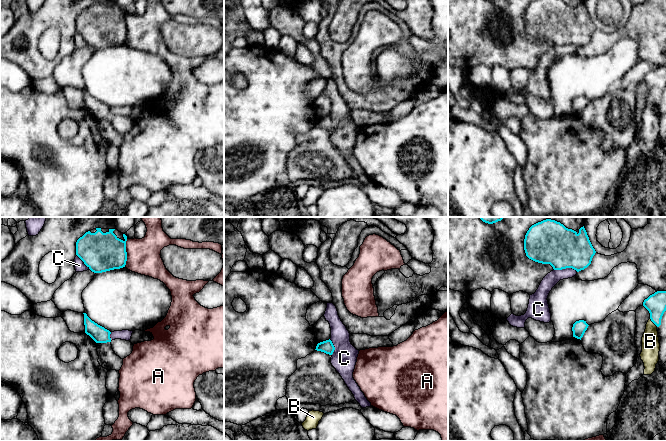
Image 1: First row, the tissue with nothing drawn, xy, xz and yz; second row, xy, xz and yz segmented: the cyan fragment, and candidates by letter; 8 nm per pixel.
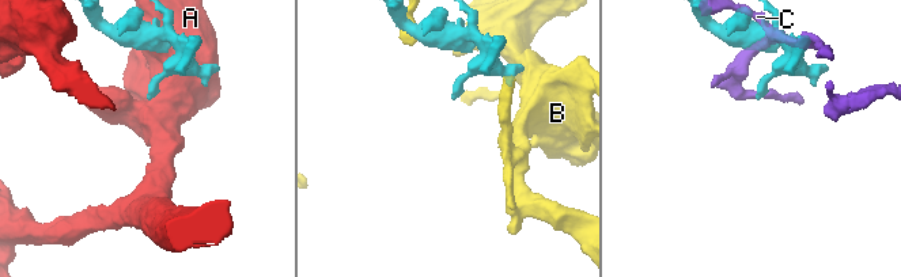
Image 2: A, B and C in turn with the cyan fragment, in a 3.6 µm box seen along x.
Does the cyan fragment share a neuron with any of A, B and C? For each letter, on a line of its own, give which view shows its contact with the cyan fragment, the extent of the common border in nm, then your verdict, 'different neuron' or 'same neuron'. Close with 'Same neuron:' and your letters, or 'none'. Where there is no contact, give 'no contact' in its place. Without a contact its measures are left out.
A: xy | 220 nm | different neuron
B: yz | 90 nm | different neuron
C: yz | 190 nm | different neuron
Same neuron: none

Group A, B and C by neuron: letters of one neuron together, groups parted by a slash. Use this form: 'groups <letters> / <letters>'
groups A / B / C

